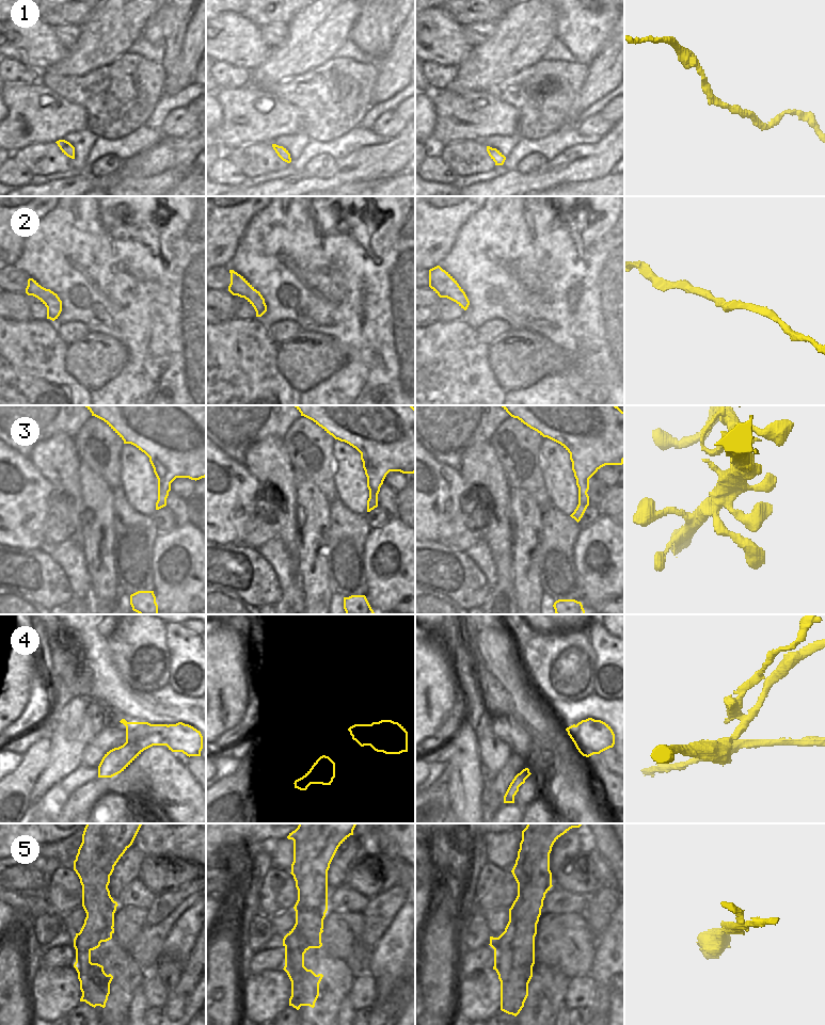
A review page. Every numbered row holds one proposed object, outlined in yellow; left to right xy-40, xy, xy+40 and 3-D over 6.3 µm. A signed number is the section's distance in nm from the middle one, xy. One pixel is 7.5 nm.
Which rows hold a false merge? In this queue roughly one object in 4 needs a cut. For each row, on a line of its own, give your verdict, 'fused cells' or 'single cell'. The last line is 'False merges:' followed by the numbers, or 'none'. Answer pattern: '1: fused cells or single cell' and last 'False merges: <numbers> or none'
1: single cell
2: single cell
3: single cell
4: fused cells
5: fused cells
False merges: 4, 5

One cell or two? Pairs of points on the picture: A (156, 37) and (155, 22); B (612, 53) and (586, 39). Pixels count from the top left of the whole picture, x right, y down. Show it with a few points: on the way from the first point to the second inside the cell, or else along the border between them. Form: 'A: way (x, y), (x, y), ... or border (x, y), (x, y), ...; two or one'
A: way (155, 34), (155, 26); one
B: border (613, 27), (600, 52), (587, 65); two

